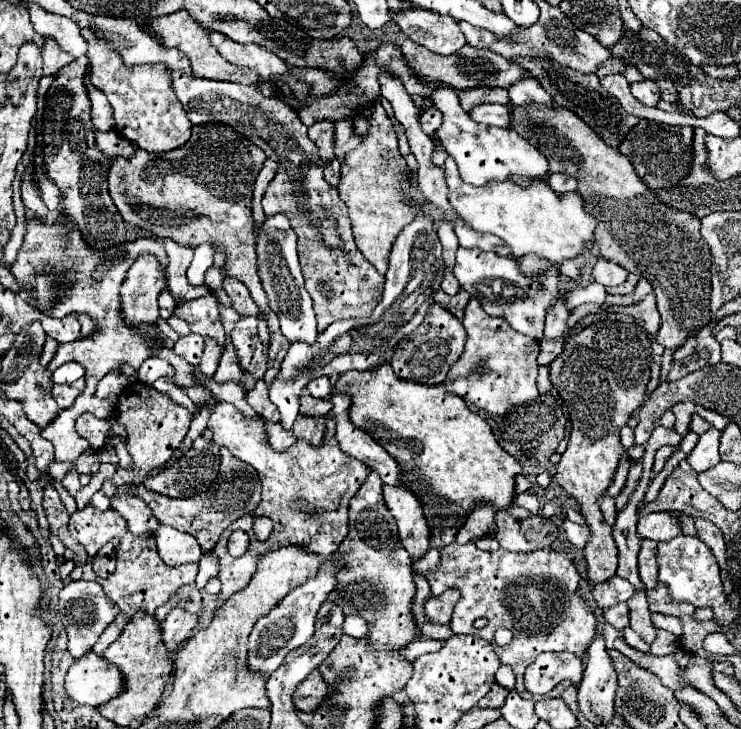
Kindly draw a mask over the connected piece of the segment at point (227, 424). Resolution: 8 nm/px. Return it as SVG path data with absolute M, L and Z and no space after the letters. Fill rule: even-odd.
M187 387L183 389L195 407L203 407L209 403L215 403L211 407L207 429L213 433L213 443L219 447L227 447L239 461L249 463L263 485L263 497L261 503L255 507L251 514L243 515L234 521L220 536L219 543L213 549L213 555L219 559L219 581L223 585L221 599L231 597L233 593L245 589L255 575L257 559L261 555L267 555L269 551L275 551L275 547L287 547L287 545L299 545L305 547L309 553L317 553L321 557L329 557L337 551L341 541L347 535L347 523L349 523L349 501L369 475L369 467L349 455L345 455L339 449L339 443L335 439L335 415L329 411L327 415L327 429L323 435L321 445L313 447L305 441L295 441L287 451L275 451L267 443L267 431L265 423L261 419L245 419L241 411L237 411L231 403L221 401L215 393L201 389L201 387ZM253 517L269 517L273 521L273 531L267 537L267 541L259 541L253 533ZM235 530L243 530L249 533L249 549L243 557L233 559L227 553L227 539Z

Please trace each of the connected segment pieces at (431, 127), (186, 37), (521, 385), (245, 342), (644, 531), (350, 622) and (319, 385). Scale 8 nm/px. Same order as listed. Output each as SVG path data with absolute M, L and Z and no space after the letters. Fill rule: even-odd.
M427 109L421 115L421 129L433 137L433 131L437 131L437 127L441 127L441 111L437 109Z
M175 11L171 15L163 15L163 17L155 17L153 21L149 21L149 29L155 31L155 35L165 43L165 47L175 47L179 51L183 51L193 67L193 75L203 77L203 79L217 79L217 81L233 81L233 83L245 83L245 85L253 85L259 81L257 71L245 71L239 67L233 67L233 63L229 63L227 59L221 57L221 53L209 43L209 31L201 29L199 23L195 23L187 11Z
M473 297L465 307L463 327L467 331L467 343L461 359L447 375L445 387L449 391L493 415L505 415L511 407L525 405L539 397L535 387L539 343L535 339L517 333L503 317L487 315L481 303Z
M241 317L231 331L231 343L235 347L237 363L243 371L239 385L245 391L251 391L255 383L265 375L267 371L267 347L259 341L257 335L257 317Z
M667 511L641 515L637 529L639 529L639 535L643 539L655 539L655 541L673 539L675 535L681 533L679 521L671 513L667 513Z
M345 617L345 623L343 623L343 633L351 635L351 637L365 637L367 633L367 623L365 619L361 617Z
M327 377L313 379L307 389L309 389L311 397L315 397L315 399L329 399L329 395L331 395L331 391L333 391L333 387L331 387L331 383L329 383Z

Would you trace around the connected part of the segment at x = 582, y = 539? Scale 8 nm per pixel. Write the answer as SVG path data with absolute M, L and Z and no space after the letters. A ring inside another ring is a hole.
M569 519L563 521L563 531L565 531L565 539L569 543L573 543L575 547L585 547L587 537L589 537L589 527L587 525L575 525Z

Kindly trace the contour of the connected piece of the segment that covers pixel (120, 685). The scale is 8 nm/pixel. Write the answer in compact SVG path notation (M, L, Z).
M91 651L71 665L67 671L65 689L73 701L99 707L125 691L125 679L117 665Z

